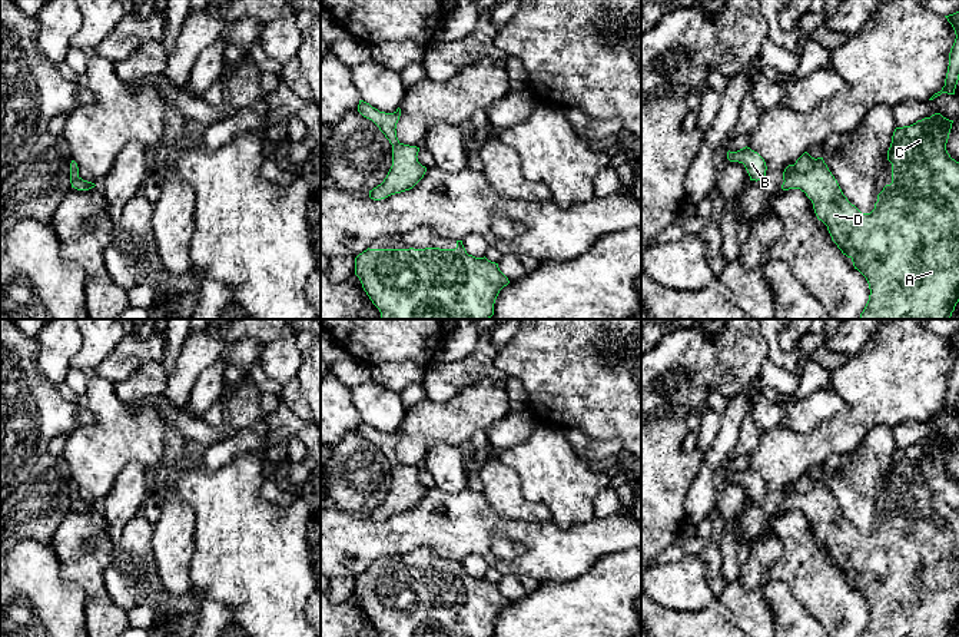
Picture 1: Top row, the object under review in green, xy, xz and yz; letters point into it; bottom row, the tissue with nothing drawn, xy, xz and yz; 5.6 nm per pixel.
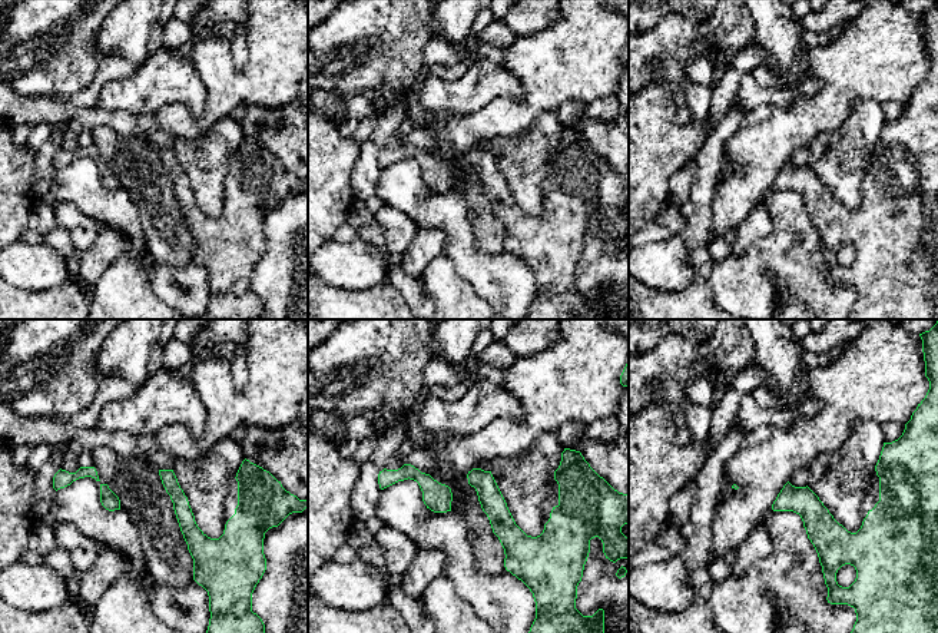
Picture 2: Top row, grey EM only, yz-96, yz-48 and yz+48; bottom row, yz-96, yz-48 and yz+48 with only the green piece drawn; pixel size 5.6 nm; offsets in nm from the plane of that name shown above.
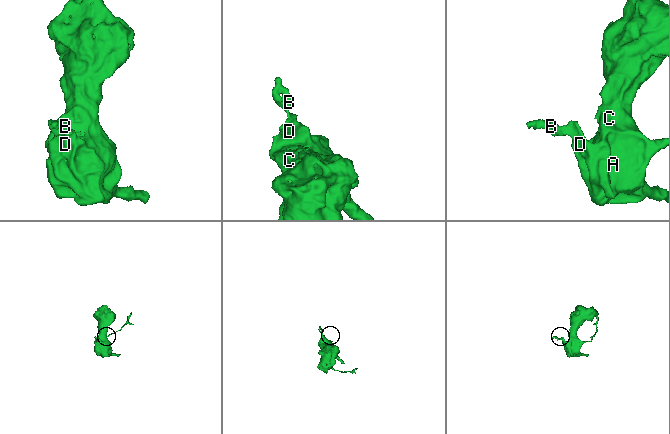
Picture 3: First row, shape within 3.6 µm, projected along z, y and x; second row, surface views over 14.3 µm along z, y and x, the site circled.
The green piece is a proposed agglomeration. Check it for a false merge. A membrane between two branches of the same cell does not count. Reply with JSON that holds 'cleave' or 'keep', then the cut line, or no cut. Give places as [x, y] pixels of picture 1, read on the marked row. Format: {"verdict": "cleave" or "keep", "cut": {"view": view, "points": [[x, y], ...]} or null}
{"verdict": "keep", "cut": null}

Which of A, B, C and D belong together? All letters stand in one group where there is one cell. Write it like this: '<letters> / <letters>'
A B C D

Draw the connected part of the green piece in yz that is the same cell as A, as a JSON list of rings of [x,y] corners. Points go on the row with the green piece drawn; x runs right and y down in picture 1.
[[[935,113],[930,117],[917,120],[910,126],[895,129],[892,143],[887,150],[887,160],[892,163],[892,183],[886,185],[877,195],[877,202],[870,213],[862,213],[847,200],[823,157],[814,159],[804,152],[794,165],[789,165],[783,172],[784,182],[782,189],[800,189],[806,193],[813,203],[817,219],[827,226],[832,240],[837,245],[843,255],[852,259],[855,269],[866,278],[870,295],[863,312],[860,313],[860,319],[950,319],[952,312],[959,302],[959,162],[952,159],[946,150],[952,123],[953,120],[943,117],[940,113]]]

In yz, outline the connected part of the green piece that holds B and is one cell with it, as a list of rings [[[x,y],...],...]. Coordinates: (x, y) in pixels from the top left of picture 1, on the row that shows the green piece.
[[[747,146],[737,152],[729,150],[727,159],[730,162],[743,163],[750,176],[750,180],[756,180],[756,182],[763,180],[766,176],[767,166],[764,159],[757,152],[751,150]]]

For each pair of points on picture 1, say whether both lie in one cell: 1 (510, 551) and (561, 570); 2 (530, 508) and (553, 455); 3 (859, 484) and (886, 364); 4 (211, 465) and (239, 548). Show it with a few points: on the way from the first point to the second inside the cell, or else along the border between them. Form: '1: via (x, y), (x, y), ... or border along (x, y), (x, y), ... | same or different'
1: border along (491, 536), (498, 533), (518, 540), (526, 550) | different
2: border along (517, 473), (523, 494), (543, 503), (551, 518) | different
3: border along (892, 427), (875, 425), (848, 454) | different
4: border along (241, 453), (213, 471), (205, 471), (198, 464) | different

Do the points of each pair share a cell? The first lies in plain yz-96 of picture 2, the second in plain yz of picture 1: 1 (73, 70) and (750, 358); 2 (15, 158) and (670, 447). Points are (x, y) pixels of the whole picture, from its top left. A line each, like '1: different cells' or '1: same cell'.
1: same cell
2: same cell

